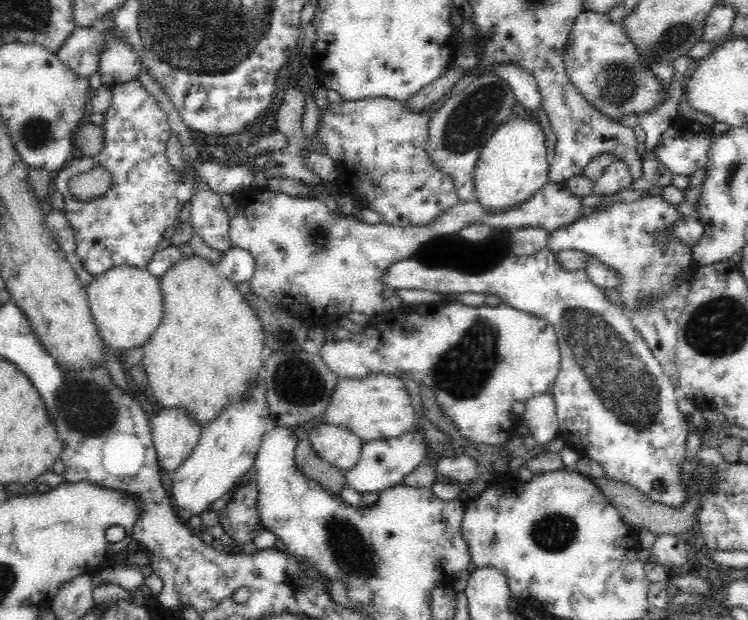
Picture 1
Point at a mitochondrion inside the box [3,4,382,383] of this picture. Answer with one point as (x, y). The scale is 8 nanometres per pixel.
(35, 132)

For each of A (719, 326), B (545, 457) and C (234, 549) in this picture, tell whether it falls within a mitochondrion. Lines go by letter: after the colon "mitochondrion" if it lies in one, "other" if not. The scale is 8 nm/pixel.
A: mitochondrion
B: other
C: other

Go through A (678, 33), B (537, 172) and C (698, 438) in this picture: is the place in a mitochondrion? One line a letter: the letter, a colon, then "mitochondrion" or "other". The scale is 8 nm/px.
A: mitochondrion
B: other
C: other

